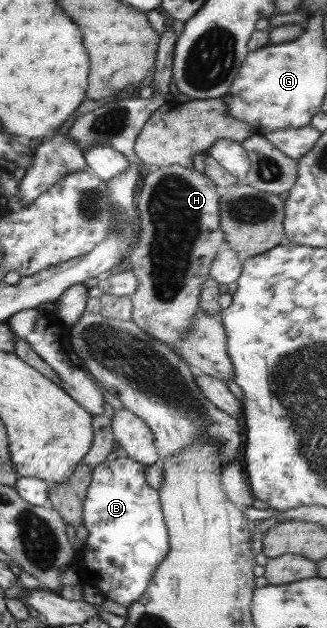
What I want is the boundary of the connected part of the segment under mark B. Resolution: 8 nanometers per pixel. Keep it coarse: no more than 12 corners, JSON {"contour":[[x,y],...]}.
{"contour":[[105,459],[82,506],[79,583],[129,607],[169,551],[142,464]]}

